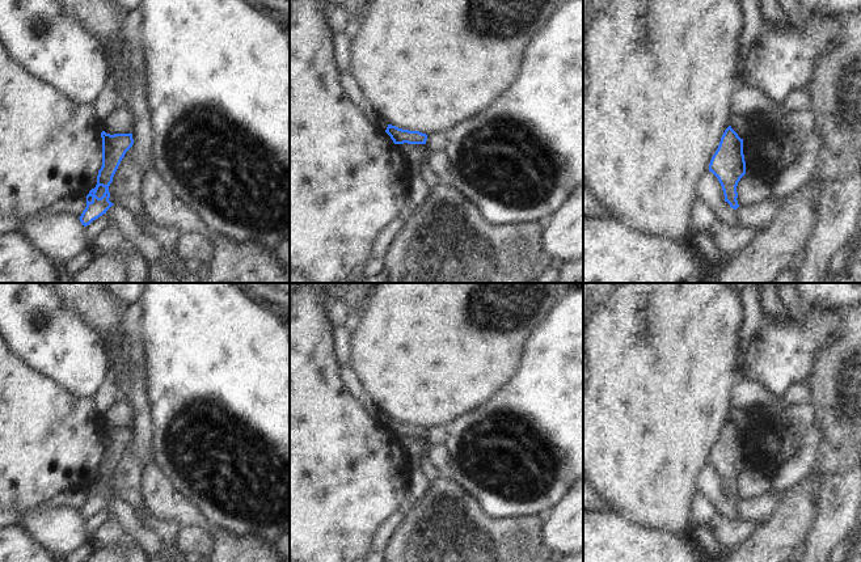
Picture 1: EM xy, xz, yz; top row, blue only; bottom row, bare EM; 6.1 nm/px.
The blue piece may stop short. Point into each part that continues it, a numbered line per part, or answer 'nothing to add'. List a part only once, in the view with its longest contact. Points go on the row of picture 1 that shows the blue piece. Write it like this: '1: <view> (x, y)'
nothing to add

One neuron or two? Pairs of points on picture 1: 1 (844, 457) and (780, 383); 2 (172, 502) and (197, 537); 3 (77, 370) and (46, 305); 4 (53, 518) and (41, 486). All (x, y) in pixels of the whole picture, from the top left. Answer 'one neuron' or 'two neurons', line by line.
1: two neurons
2: two neurons
3: one neuron
4: two neurons

